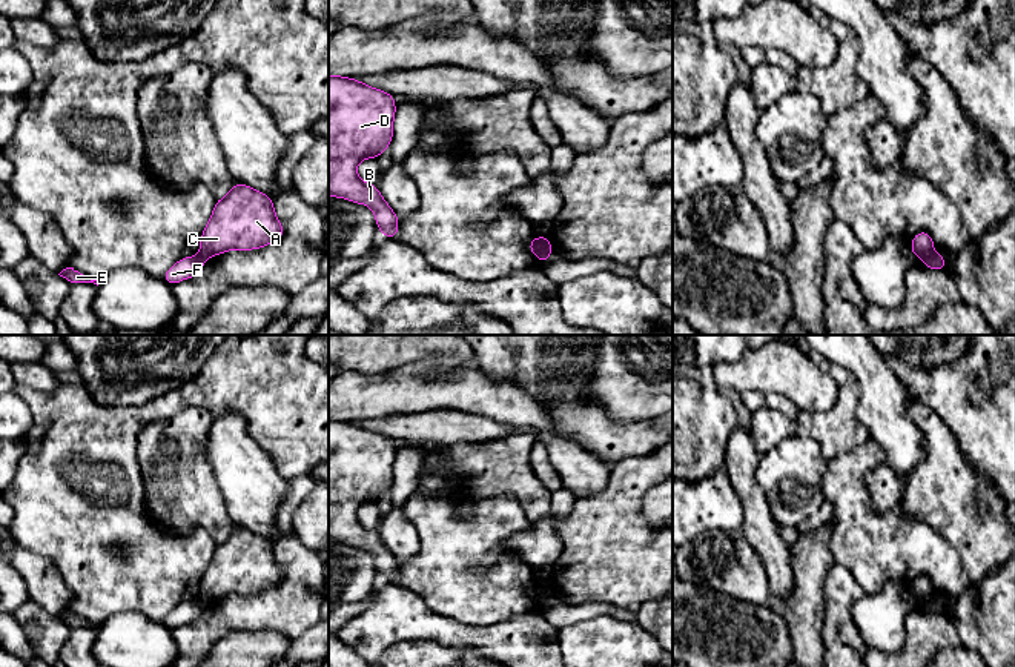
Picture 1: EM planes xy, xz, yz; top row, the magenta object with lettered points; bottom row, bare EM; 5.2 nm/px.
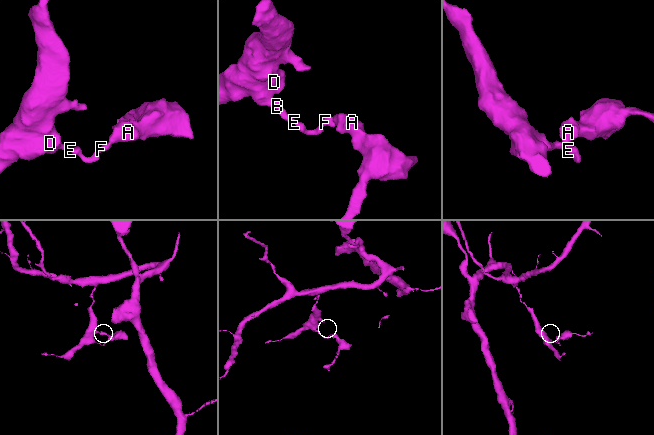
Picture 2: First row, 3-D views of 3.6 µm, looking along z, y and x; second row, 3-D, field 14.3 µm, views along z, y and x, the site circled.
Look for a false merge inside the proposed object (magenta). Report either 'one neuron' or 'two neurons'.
two neurons

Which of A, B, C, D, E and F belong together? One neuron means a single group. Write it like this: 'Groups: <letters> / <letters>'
Groups: A C / B D E F

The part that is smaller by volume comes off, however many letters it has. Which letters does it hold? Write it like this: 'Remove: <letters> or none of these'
Remove: A, C

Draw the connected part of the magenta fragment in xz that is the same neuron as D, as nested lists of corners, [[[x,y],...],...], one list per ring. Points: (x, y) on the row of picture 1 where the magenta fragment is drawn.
[[[329,75],[329,197],[372,207],[379,234],[398,240],[399,217],[382,198],[378,186],[364,183],[356,174],[361,160],[378,158],[390,146],[395,114],[392,94],[350,77]]]

